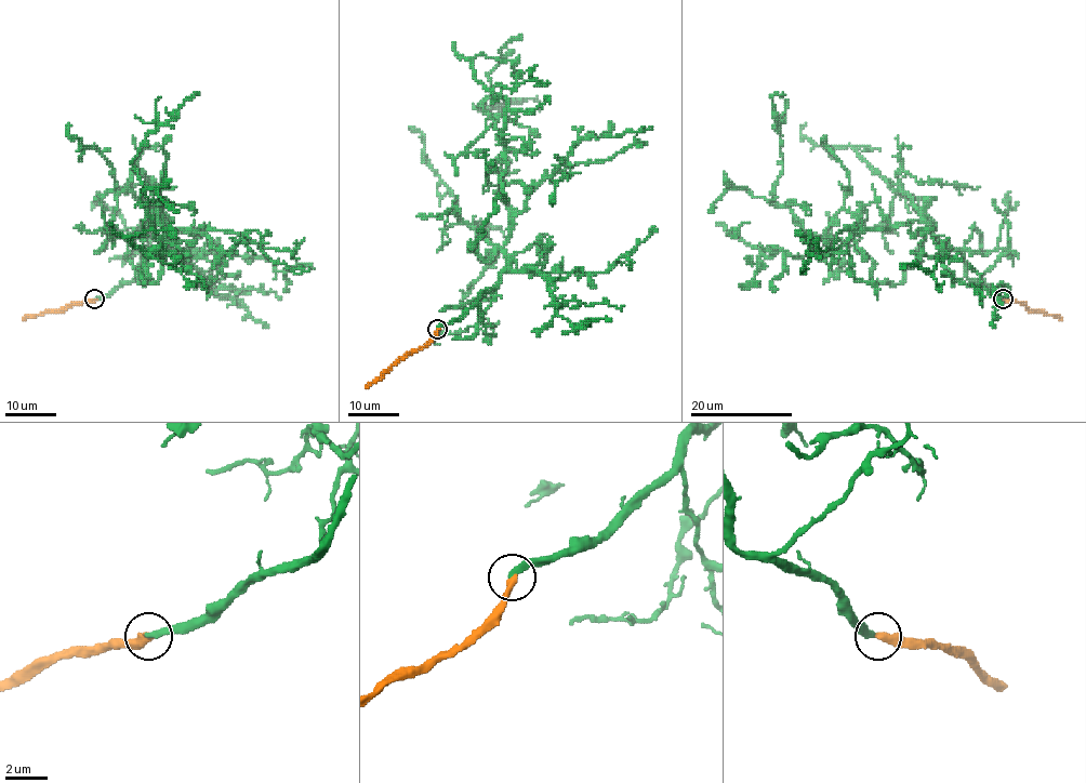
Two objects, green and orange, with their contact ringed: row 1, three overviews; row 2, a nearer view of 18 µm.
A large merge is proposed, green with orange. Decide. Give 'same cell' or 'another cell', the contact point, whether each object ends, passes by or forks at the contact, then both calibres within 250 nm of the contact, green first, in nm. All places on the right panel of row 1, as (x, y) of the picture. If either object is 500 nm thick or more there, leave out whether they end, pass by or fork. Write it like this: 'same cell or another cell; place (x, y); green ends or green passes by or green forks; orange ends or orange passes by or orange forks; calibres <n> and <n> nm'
same cell; place (1003, 299); green ends; orange ends; calibres 320 and 340 nm

